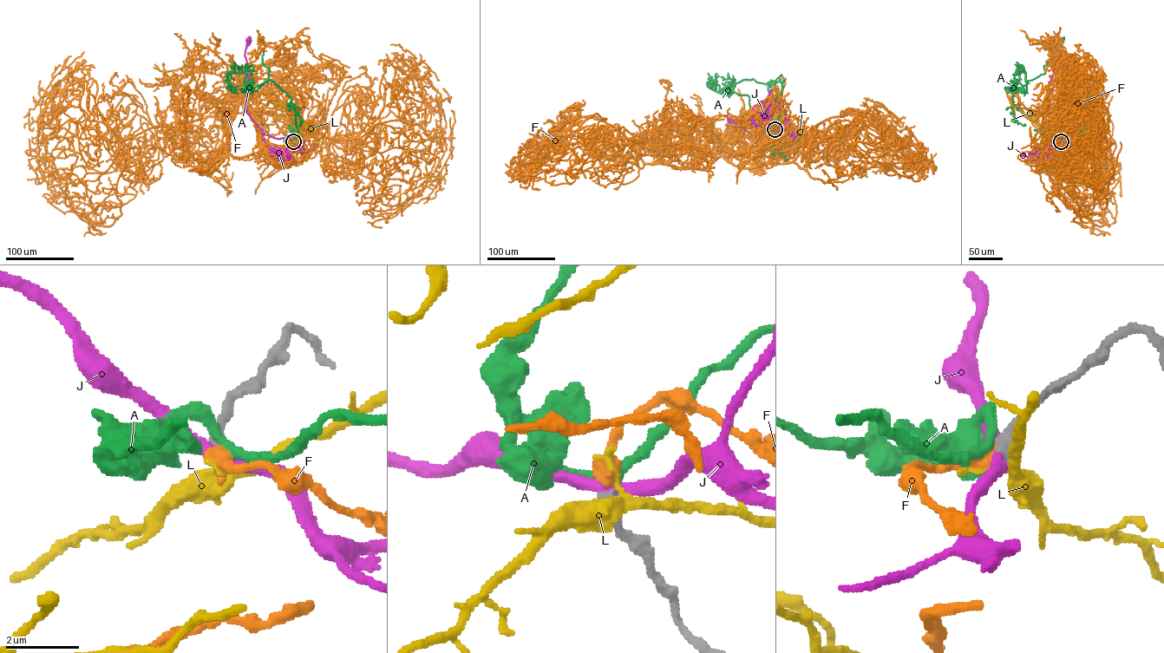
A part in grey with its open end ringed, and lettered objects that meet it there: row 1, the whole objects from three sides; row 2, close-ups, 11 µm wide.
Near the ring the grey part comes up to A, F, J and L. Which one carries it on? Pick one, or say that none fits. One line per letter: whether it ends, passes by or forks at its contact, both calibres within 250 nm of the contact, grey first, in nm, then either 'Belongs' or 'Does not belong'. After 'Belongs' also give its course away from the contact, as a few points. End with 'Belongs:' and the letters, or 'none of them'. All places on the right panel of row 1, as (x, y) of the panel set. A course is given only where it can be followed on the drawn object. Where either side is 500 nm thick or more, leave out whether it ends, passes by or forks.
A: It passes by. Thickness 400 nm (grey) against 280 nm. Does not belong
F: It ends there. Thickness 400 nm (grey) against 480 nm. Belongs. Its course: (1062, 141), (1063, 152), (1099, 114), (1082, 76), (1088, 92), (1087, 79), (1095, 89), (1090, 80), (1101, 75)
J: It passes by. Thickness 400 nm (grey) against 320 nm. Does not belong
L: It forks there. Thickness 360 nm (grey) against 440 nm. Does not belong
Belongs: F

